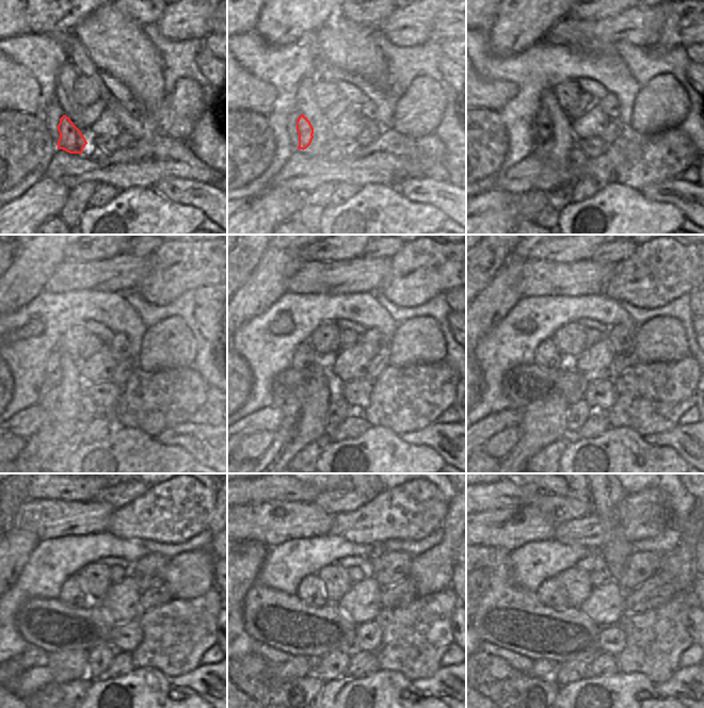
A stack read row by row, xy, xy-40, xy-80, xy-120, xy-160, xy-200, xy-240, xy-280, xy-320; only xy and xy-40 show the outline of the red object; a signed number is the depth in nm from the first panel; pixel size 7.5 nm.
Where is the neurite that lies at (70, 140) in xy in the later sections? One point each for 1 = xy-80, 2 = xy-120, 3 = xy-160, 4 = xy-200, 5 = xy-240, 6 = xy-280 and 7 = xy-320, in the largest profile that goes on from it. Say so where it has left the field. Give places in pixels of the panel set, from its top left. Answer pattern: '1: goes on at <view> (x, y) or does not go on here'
1: goes on at xy-80 (543, 127)
2: goes on at xy-120 (60, 365)
3: goes on at xy-160 (305, 358)
4: goes on at xy-200 (547, 356)
5: goes on at xy-240 (72, 593)
6: goes on at xy-280 (310, 592)
7: goes on at xy-320 (550, 592)

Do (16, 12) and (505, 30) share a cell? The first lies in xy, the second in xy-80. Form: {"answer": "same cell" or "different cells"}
{"answer": "different cells"}

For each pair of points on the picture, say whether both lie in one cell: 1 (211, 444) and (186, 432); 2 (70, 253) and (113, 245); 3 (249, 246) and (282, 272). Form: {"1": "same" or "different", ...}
{"1": "same", "2": "same", "3": "different"}

